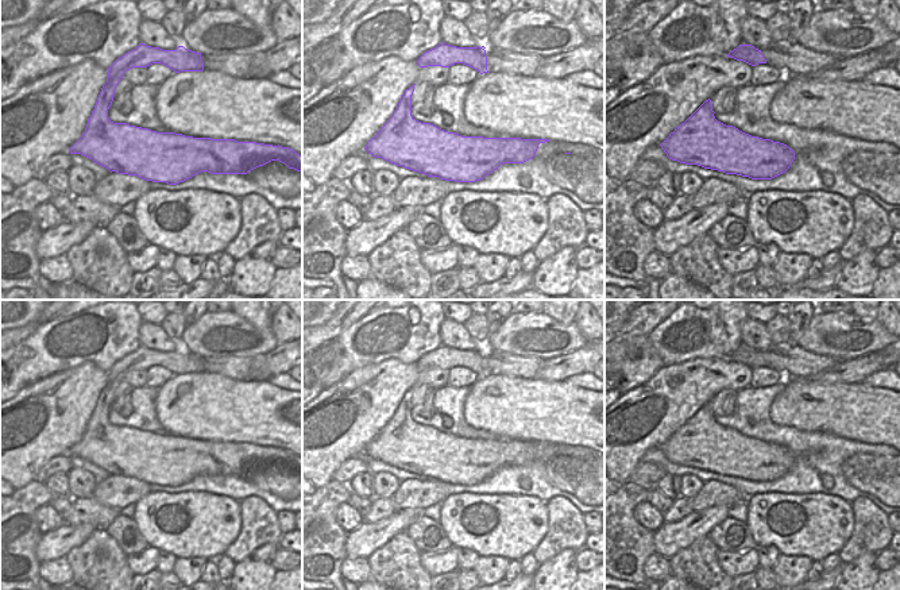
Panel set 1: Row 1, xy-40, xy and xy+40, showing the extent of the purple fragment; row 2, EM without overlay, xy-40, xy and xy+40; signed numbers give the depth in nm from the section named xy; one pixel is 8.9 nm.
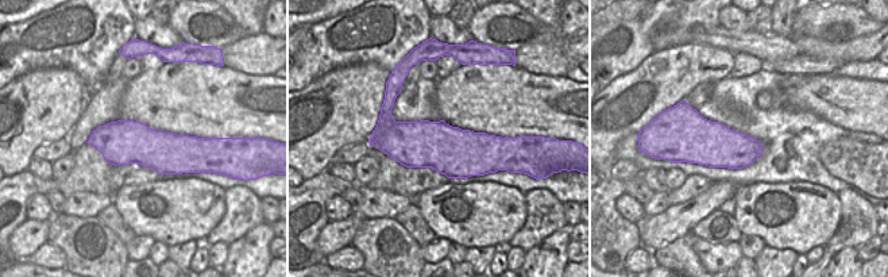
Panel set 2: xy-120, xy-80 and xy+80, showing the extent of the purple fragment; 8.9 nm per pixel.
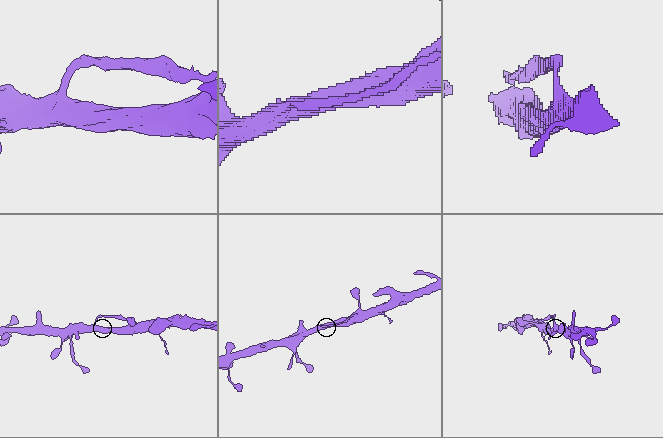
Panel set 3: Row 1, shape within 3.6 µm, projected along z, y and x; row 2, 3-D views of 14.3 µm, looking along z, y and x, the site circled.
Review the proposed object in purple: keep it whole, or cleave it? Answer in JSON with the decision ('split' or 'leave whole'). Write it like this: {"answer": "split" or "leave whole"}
{"answer": "split"}

